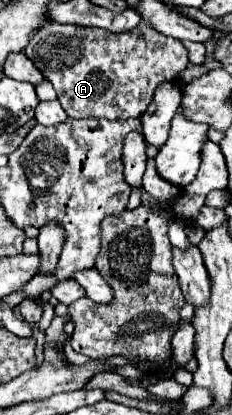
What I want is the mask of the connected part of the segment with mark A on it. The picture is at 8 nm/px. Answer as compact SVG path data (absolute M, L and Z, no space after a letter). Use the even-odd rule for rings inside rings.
M143 21L139 27L135 27L135 31L125 33L111 33L99 27L51 23L31 37L31 43L23 49L23 53L33 61L43 77L53 83L57 101L71 119L85 119L87 115L95 115L97 119L129 119L141 115L151 103L155 87L163 81L175 81L189 63L187 49L181 45L181 41L151 31L151 27L147 27Z

